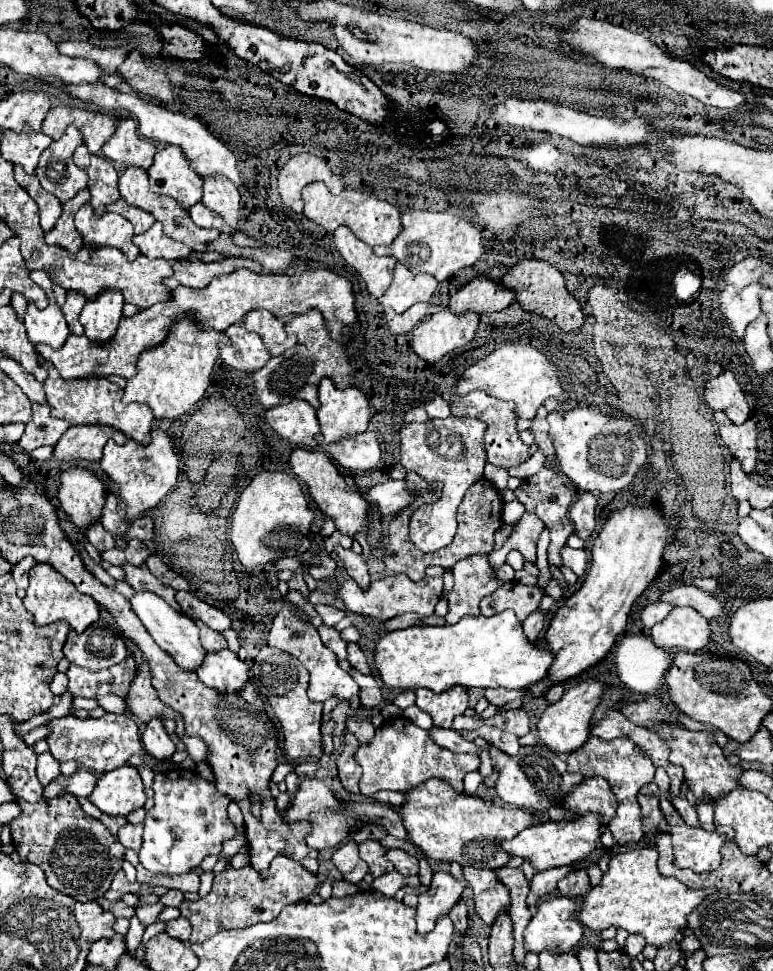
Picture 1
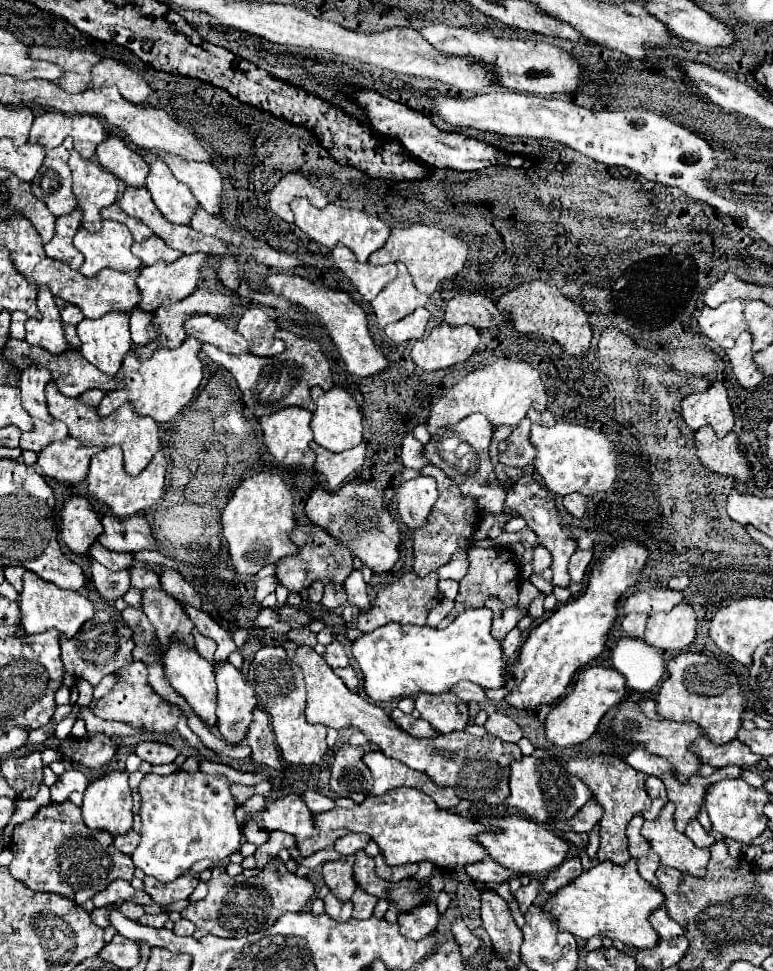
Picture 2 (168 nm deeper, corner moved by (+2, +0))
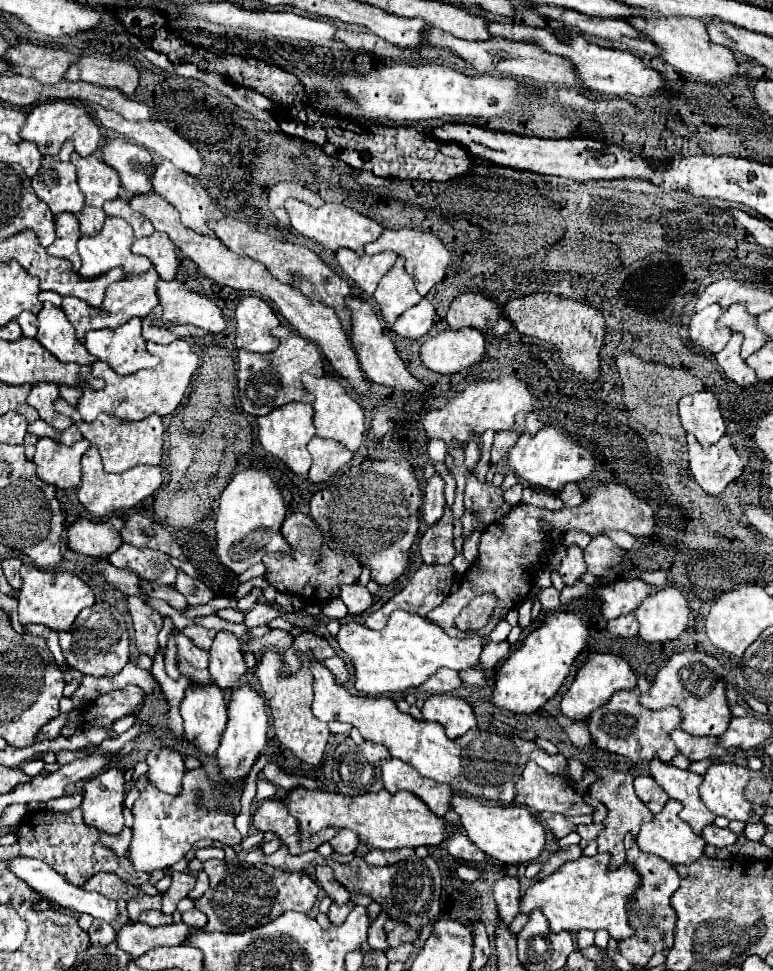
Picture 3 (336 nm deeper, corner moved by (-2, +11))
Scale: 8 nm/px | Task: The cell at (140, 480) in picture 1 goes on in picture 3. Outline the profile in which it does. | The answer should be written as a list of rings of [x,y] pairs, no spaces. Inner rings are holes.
[[[90,447],[82,457],[82,481],[80,481],[80,489],[78,489],[78,499],[80,499],[80,503],[84,503],[84,507],[94,517],[106,517],[106,515],[114,515],[114,511],[118,511],[118,509],[134,507],[136,503],[150,497],[156,489],[160,489],[160,485],[162,485],[162,467],[160,465],[138,465],[124,473],[110,475],[104,471],[98,449]]]

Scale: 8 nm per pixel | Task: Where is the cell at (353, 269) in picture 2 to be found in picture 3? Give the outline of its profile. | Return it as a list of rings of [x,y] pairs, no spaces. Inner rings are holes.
[[[338,249],[336,259],[344,273],[368,295],[374,293],[378,281],[392,269],[396,263],[396,253],[392,251],[382,251],[378,255],[358,255],[352,249]]]

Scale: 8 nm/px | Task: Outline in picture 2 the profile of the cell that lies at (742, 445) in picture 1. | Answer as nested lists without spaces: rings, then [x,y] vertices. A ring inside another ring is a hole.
[[[702,428],[694,434],[694,442],[696,456],[708,472],[746,482],[750,468],[744,454],[738,448],[738,438],[732,432],[724,438],[716,438],[716,434],[710,428]]]

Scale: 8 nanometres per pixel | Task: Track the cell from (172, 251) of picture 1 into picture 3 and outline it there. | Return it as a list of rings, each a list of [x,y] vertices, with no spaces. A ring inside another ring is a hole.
[[[154,231],[148,237],[136,239],[132,251],[138,255],[146,255],[154,263],[156,271],[164,281],[174,279],[178,271],[178,255],[176,255],[176,245],[172,245],[172,239],[166,233]]]

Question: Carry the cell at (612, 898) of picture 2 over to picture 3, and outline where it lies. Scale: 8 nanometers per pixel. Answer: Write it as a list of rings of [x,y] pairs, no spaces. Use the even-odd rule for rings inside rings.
[[[596,853],[594,857],[580,857],[568,865],[562,865],[560,871],[550,877],[534,883],[522,897],[520,911],[530,913],[534,907],[542,909],[550,923],[550,931],[572,931],[582,929],[598,931],[606,929],[614,939],[632,937],[632,925],[628,925],[628,905],[632,903],[632,893],[640,885],[640,873],[632,865],[624,863],[618,869],[610,869],[608,853]]]

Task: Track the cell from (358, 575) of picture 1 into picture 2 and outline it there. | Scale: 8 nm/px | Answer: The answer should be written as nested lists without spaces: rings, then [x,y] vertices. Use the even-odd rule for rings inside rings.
[[[354,570],[348,580],[344,582],[344,592],[346,592],[346,598],[348,598],[348,604],[360,608],[362,612],[368,612],[370,610],[370,596],[368,596],[368,586],[362,578],[362,572]]]

